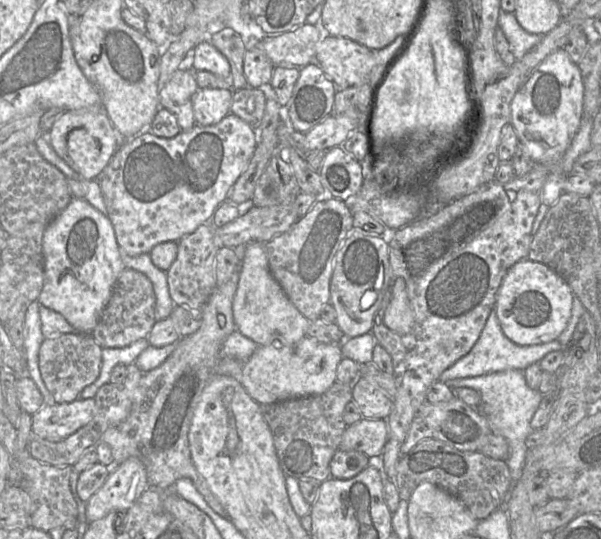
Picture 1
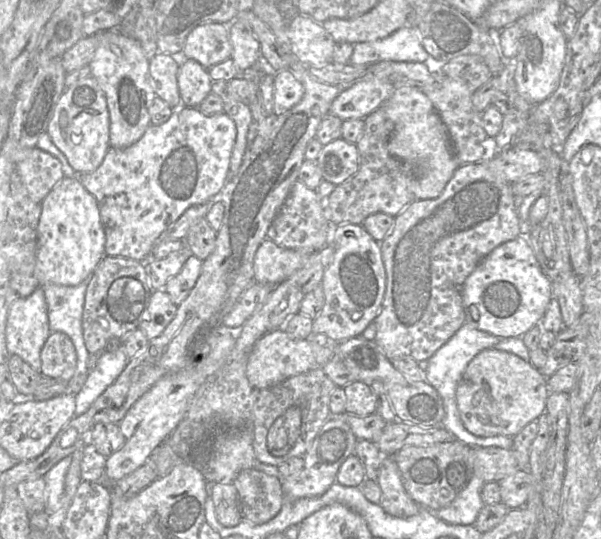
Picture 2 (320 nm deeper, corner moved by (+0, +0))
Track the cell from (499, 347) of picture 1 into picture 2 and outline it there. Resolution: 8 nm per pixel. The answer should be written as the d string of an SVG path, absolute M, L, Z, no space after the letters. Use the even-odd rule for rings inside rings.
M465 322L460 329L428 359L428 367L425 371L426 381L438 391L446 413L441 426L451 432L457 440L461 440L471 447L496 446L504 449L512 449L513 447L513 437L505 435L481 437L469 432L463 425L456 400L458 383L470 361L482 350L493 348L503 338L504 337L497 337L488 332L479 330L471 323Z

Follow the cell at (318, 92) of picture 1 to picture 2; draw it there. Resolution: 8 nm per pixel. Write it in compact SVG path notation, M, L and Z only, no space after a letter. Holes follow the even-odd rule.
M289 69L278 71L274 76L274 82L273 113L279 116L300 102L304 95L304 87Z

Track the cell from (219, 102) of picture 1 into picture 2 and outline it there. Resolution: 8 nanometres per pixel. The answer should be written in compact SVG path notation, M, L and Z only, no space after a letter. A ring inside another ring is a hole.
M186 59L179 67L177 80L184 106L198 107L211 93L213 81L208 69L193 59Z

